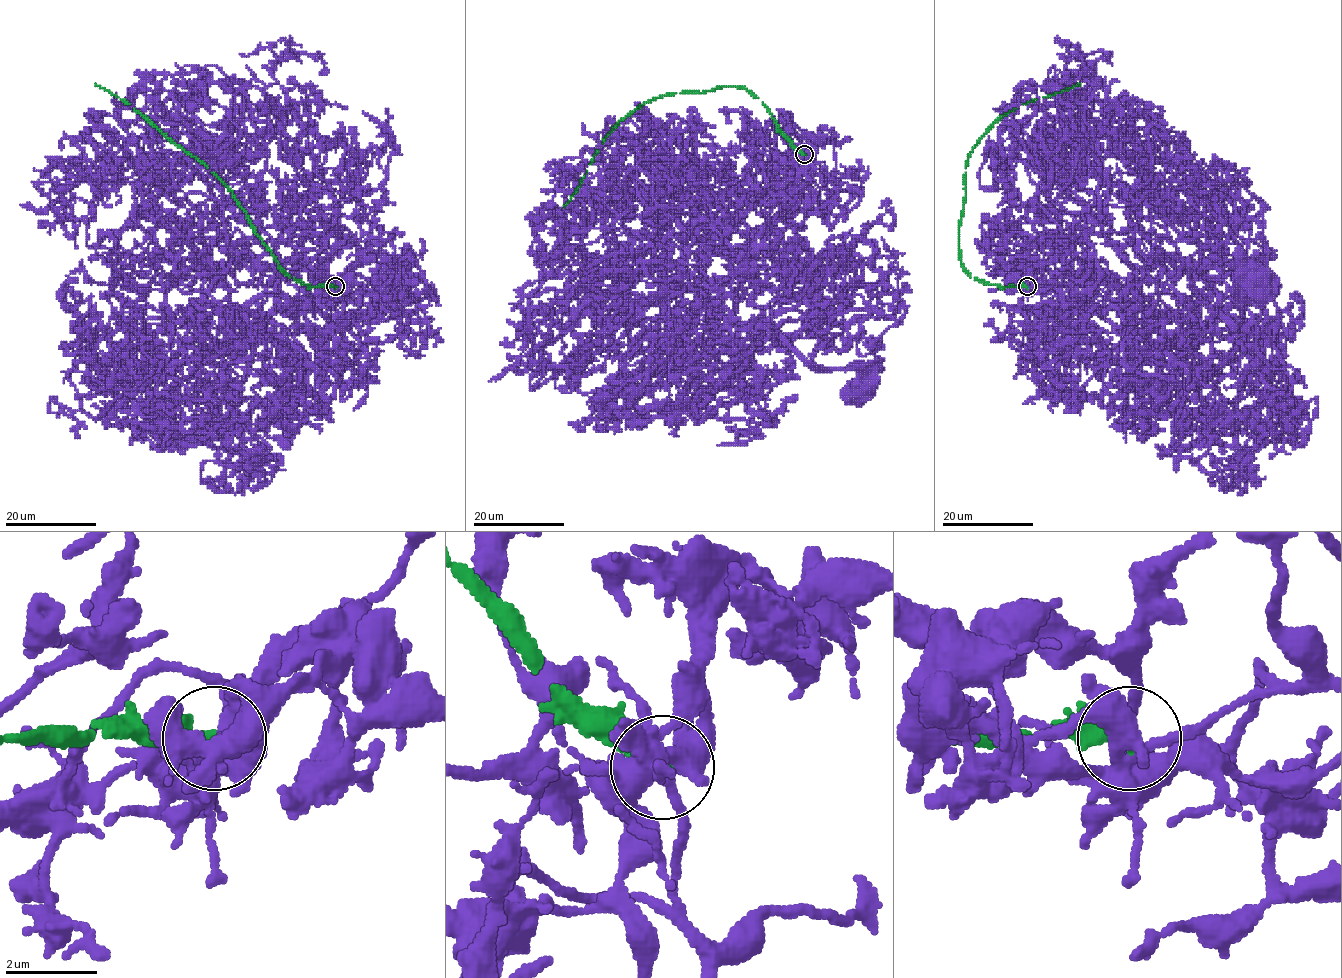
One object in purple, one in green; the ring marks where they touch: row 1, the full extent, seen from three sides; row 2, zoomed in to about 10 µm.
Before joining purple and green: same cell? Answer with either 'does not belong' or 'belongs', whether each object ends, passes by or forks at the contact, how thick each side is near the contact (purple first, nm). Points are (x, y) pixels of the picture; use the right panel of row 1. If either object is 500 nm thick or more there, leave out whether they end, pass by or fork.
does not belong; purple forks there; green ends there; 420 nm thick on the purple side, 380 nm on the other

